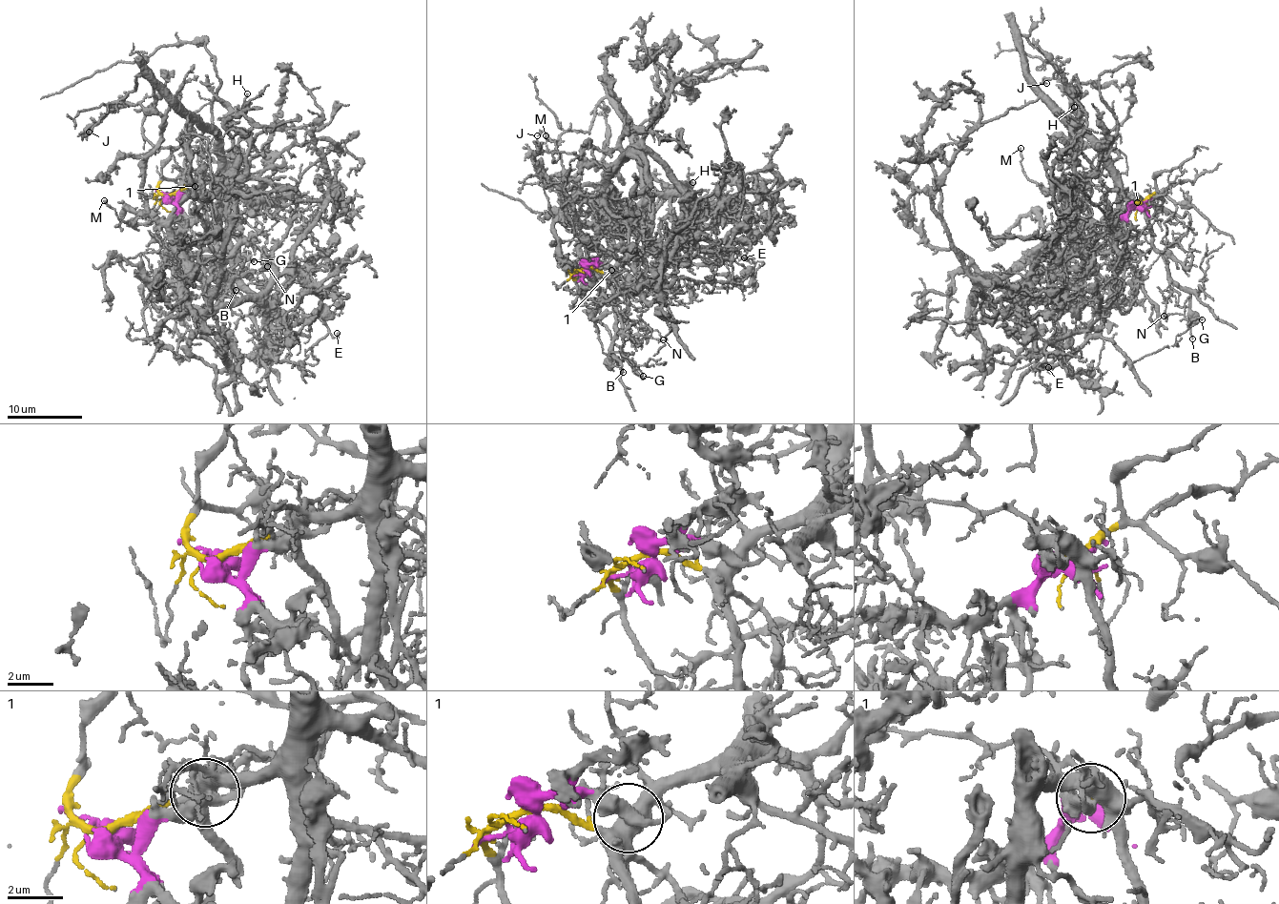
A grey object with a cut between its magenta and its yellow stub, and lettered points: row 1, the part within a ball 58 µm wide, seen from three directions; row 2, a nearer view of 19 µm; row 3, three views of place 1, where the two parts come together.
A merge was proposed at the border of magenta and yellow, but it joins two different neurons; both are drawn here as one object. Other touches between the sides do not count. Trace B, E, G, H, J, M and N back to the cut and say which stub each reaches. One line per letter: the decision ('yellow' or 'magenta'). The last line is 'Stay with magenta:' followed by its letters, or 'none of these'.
B: yellow
E: yellow
G: yellow
H: magenta
J: yellow
M: magenta
N: yellow
Stay with magenta: H, M

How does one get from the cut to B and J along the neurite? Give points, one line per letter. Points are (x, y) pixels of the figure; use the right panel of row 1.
B: (1138, 204), (1144, 209), (1154, 246), (1165, 262), (1166, 273), (1189, 294), (1191, 338)
J: (1138, 204), (1116, 185), (1095, 148), (1050, 106), (1028, 71), (1020, 33), (1056, 70), (1042, 80), (1047, 83)

